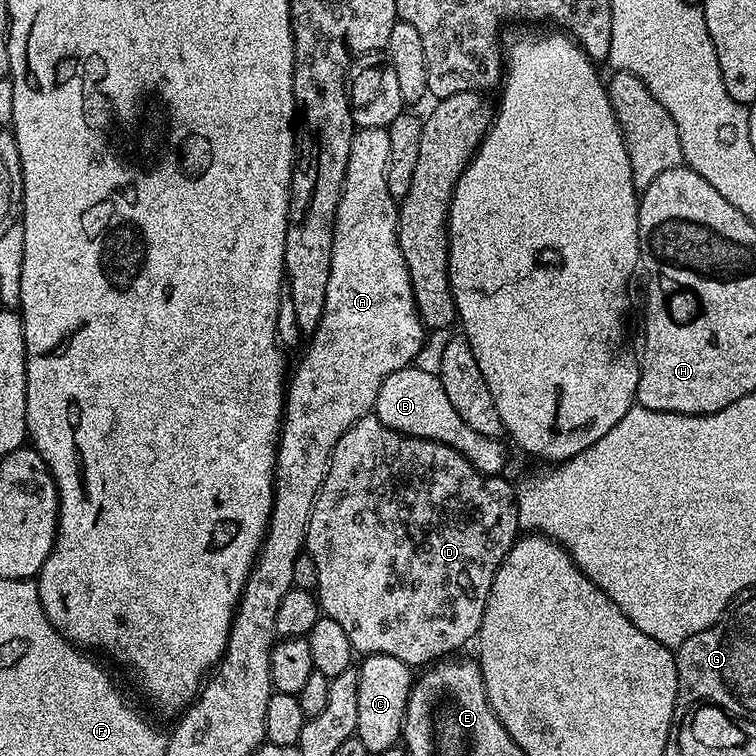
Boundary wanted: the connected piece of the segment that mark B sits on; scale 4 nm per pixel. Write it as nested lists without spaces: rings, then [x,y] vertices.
[[[409,366],[390,374],[386,382],[378,390],[378,398],[374,415],[387,428],[400,432],[404,436],[416,436],[419,440],[436,440],[439,444],[458,450],[484,476],[498,476],[505,470],[504,463],[508,456],[504,453],[501,442],[495,436],[478,434],[476,430],[462,422],[458,410],[454,410],[450,398],[446,398],[446,390],[442,386],[439,375]]]

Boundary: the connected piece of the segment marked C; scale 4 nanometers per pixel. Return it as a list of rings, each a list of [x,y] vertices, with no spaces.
[[[390,654],[365,655],[361,660],[364,661],[361,664],[359,661],[358,664],[358,722],[356,723],[355,736],[362,742],[362,746],[366,746],[368,753],[384,752],[384,754],[388,754],[401,743],[404,734],[404,718],[408,698],[412,693],[414,672],[409,664],[398,658],[390,658]]]

